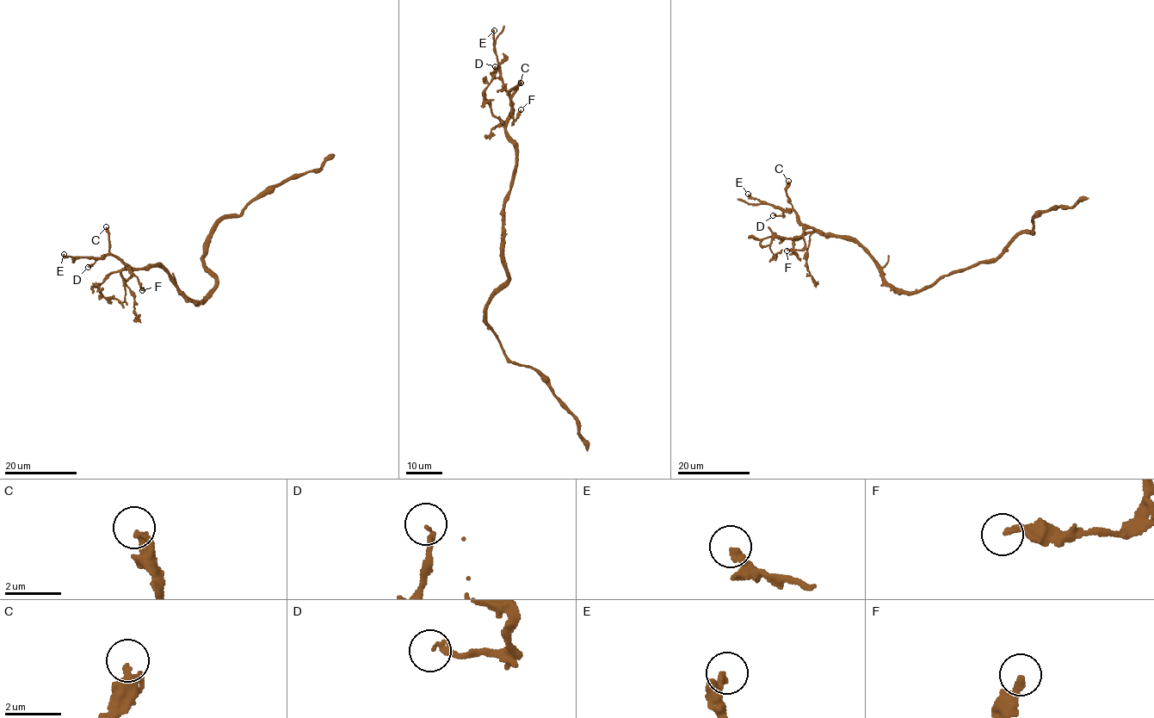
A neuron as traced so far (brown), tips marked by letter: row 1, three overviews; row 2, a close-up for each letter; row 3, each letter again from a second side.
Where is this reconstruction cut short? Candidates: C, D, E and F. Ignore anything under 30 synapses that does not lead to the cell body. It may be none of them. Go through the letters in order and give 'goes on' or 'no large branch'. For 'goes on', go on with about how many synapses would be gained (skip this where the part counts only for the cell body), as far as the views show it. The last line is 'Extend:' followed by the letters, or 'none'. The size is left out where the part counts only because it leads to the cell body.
C: no large branch
D: no large branch
E: no large branch
F: goes on | 35 syn
Extend: F

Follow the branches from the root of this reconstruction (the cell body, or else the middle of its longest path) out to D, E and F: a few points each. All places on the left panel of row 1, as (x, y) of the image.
D: (211, 290), (205, 300), (194, 303), (178, 287), (162, 264), (130, 268), (111, 255), (100, 257), (88, 267)
E: (211, 290), (205, 300), (194, 303), (162, 264), (135, 269), (111, 255), (77, 258), (64, 254)
F: (211, 290), (205, 300), (194, 303), (178, 287), (162, 264), (140, 269), (127, 267), (138, 277), (142, 290)

